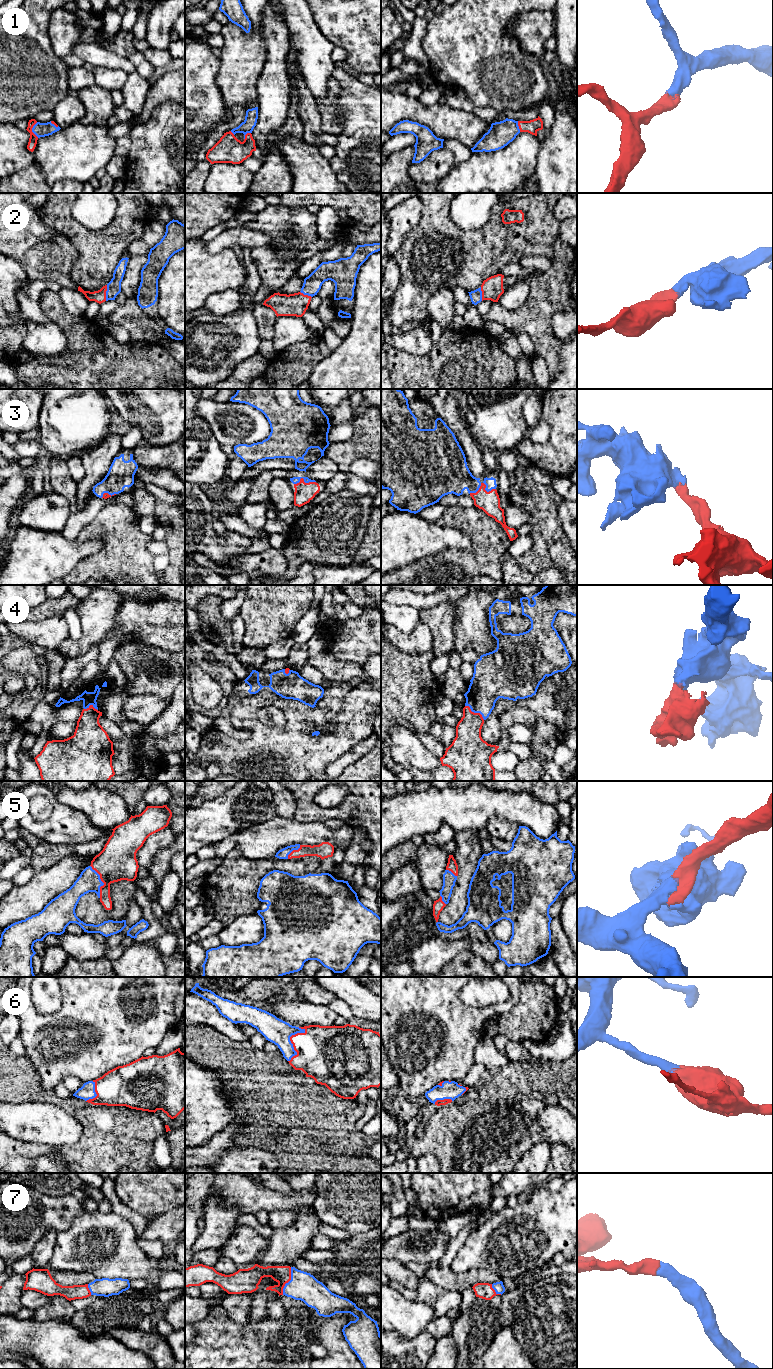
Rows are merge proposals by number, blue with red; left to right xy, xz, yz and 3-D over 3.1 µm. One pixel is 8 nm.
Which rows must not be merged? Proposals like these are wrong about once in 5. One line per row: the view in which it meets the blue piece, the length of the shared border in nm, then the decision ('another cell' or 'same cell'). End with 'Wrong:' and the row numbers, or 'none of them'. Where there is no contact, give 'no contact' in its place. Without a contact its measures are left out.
1: xy | 130 nm | same cell
2: xy | 130 nm | same cell
3: xz | 180 nm | same cell
4: yz | 200 nm | same cell
5: xy | 280 nm | same cell
6: xz | 300 nm | same cell
7: xz | 240 nm | same cell
Wrong: none of them

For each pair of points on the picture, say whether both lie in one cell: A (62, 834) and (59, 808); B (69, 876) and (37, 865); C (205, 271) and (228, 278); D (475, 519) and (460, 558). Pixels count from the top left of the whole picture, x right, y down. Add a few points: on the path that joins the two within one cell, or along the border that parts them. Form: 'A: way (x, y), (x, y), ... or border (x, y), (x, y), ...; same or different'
A: way (62, 828), (60, 826), (60, 814); same
B: border (65, 856), (35, 873); different
C: way (211, 273), (222, 273); same
D: way (475, 529), (475, 546), (470, 551); same

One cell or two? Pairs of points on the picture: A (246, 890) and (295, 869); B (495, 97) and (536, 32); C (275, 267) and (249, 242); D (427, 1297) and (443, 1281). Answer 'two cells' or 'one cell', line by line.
A: one cell
B: two cells
C: two cells
D: two cells

